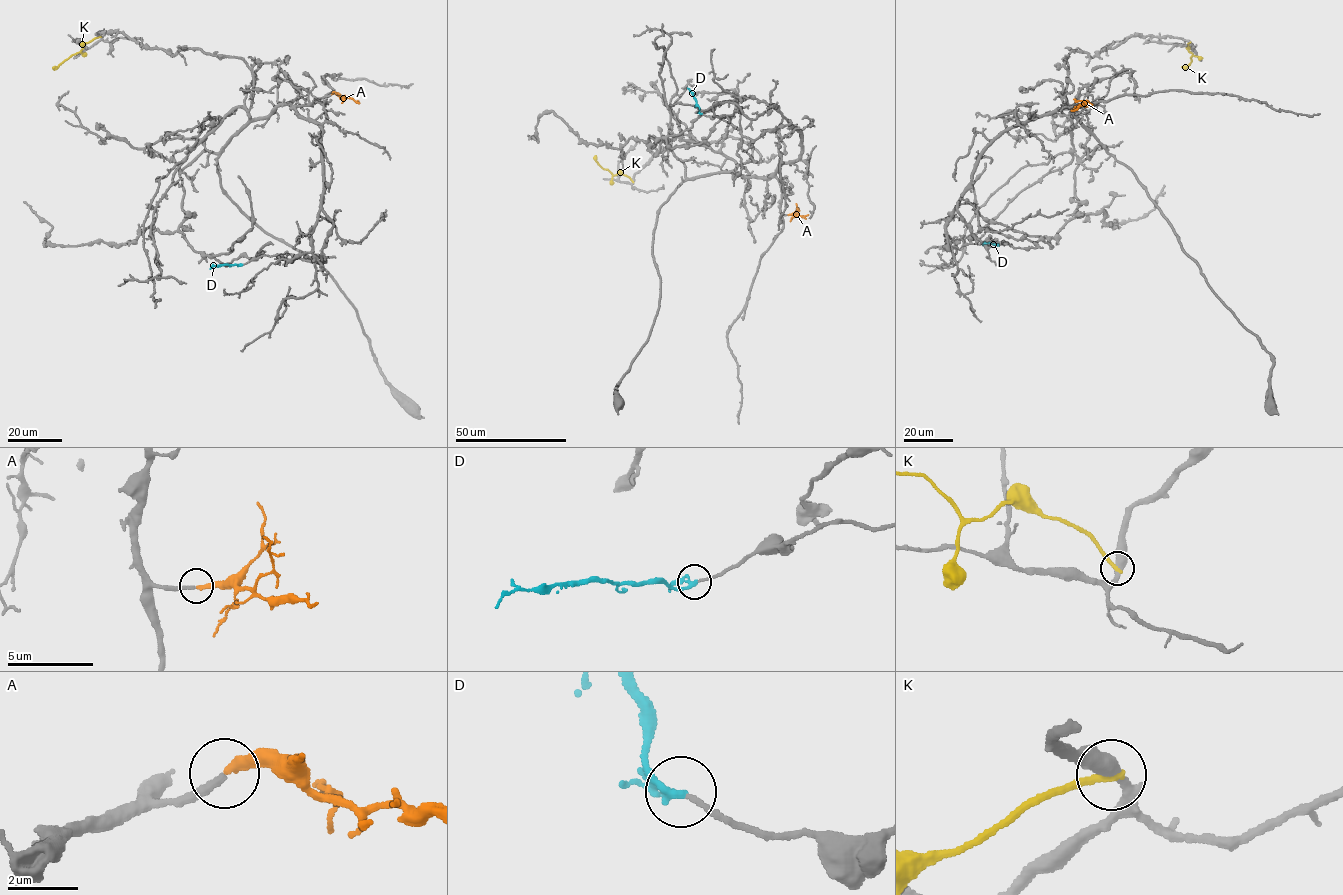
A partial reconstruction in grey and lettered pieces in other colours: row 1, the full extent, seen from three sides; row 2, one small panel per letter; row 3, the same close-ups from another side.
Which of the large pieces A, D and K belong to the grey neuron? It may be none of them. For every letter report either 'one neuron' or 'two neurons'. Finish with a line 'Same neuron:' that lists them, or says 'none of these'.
A: one neuron
D: one neuron
K: two neurons
Same neuron: A, D

